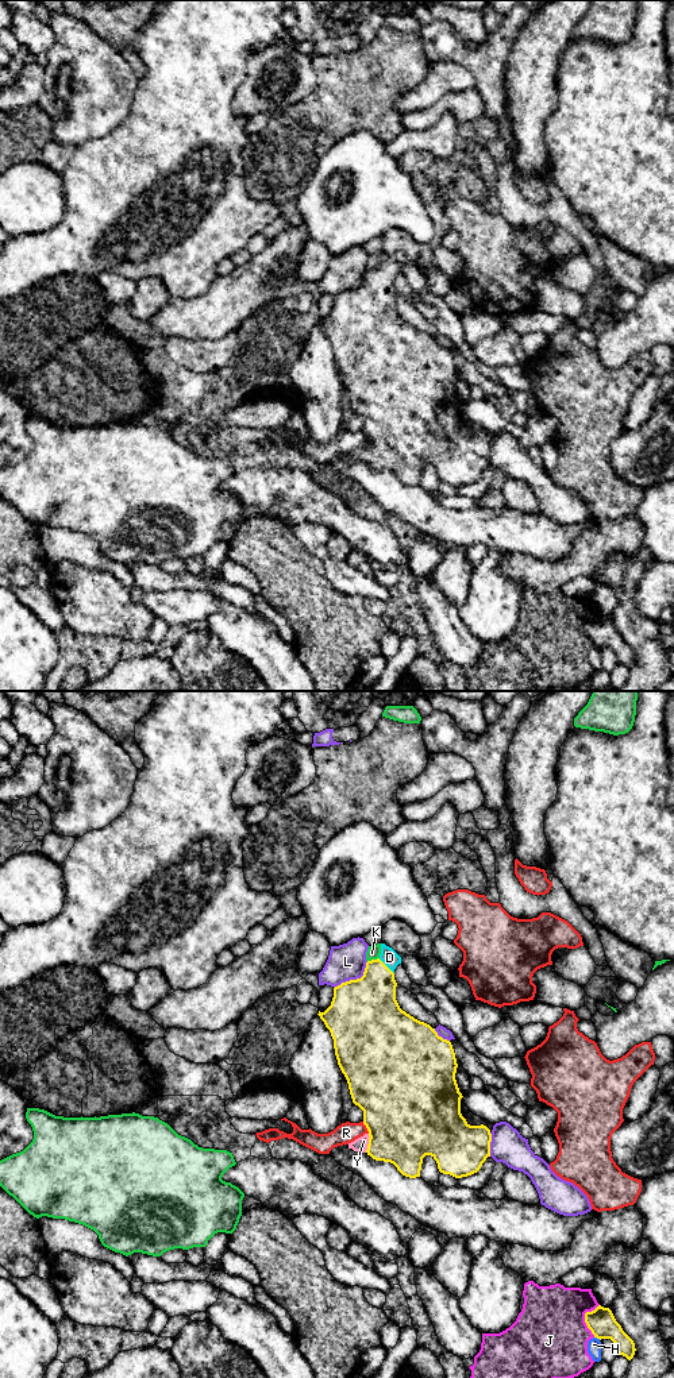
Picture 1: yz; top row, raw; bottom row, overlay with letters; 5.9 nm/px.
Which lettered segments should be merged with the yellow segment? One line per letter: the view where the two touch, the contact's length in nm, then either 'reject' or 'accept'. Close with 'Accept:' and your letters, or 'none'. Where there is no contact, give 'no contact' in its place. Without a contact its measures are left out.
D: meets yellow in yz; contact 130 nm long; accept
H: meets yellow in yz; contact 40 nm long; reject
J: meets yellow in yz; contact 200 nm long; reject
K: meets yellow in yz; contact 80 nm long; reject
L: meets yellow in yz; contact 260 nm long; reject
R: meets yellow in yz; contact 80 nm long; reject
Y: meets yellow in yz; contact 110 nm long; accept
Accept: D, Y

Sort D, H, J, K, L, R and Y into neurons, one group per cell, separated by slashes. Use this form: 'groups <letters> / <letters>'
groups D Y / H / J / K / L / R

